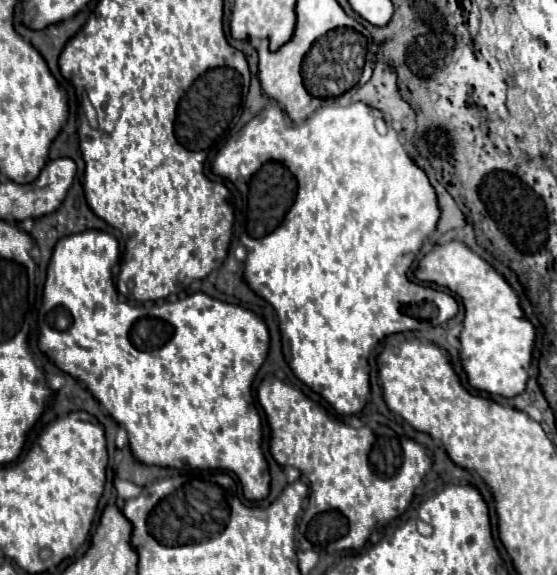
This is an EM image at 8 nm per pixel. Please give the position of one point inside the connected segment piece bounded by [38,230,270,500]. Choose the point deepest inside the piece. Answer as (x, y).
(177, 376)

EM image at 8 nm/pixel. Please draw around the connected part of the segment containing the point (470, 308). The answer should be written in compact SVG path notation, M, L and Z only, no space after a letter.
M462 242L436 246L420 260L414 276L422 282L434 282L448 288L462 298L466 312L460 332L460 364L466 372L468 384L476 390L504 398L514 398L524 392L536 330L524 318L518 296L510 284Z

